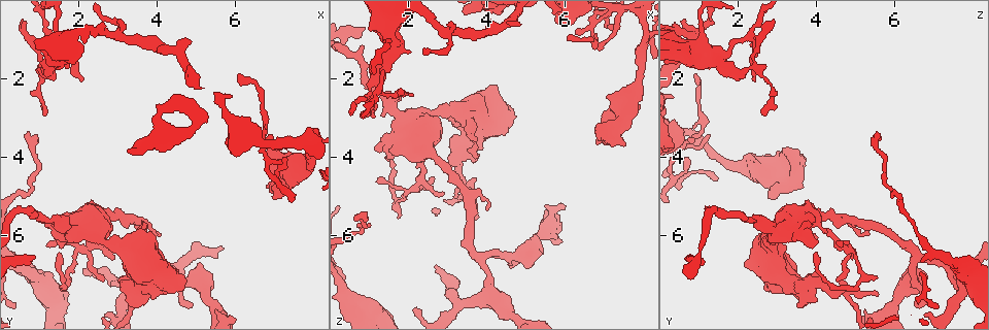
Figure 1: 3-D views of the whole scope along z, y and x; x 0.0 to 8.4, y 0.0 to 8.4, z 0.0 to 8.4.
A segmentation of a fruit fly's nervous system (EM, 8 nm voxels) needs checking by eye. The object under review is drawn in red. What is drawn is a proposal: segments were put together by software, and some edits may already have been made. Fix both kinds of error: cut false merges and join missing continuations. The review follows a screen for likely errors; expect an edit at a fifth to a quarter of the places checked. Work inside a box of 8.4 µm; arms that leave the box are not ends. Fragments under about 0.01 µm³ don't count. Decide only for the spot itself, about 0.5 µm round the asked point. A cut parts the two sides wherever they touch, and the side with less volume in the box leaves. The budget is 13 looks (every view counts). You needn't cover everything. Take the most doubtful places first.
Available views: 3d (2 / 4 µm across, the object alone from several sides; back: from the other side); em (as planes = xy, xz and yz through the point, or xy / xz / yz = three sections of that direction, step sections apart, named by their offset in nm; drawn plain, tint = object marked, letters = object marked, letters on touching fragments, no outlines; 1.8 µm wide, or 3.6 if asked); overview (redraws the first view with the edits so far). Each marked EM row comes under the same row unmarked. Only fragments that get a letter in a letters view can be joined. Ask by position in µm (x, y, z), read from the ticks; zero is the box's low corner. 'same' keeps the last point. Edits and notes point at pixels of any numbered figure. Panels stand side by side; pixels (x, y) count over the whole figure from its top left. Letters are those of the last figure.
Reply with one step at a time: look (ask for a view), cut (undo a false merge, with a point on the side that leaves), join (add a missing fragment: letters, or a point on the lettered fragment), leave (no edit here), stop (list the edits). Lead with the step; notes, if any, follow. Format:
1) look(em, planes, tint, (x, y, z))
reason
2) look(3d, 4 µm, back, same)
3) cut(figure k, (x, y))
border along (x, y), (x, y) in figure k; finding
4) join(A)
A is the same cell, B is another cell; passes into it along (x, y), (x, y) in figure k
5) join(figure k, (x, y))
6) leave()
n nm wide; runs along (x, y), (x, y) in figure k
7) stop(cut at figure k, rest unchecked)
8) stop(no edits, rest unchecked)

look(em, 3.6 µm, xy, step 8, letters, (0.90, 6.55, 0.75))
an open end

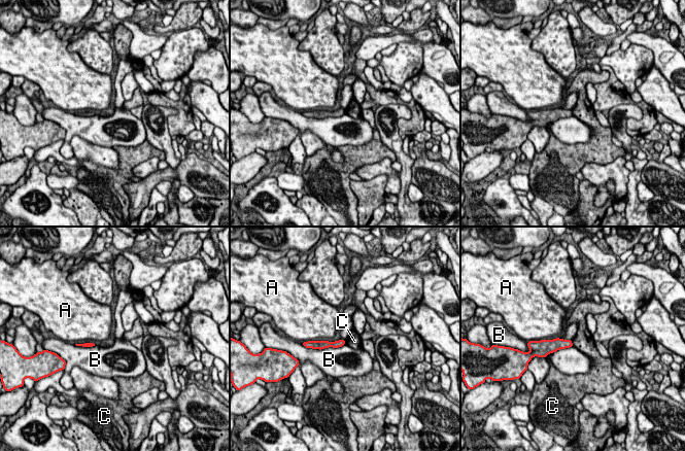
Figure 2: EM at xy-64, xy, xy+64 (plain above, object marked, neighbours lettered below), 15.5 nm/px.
look(em, 3.6 µm, planes, letters, same)
another direction

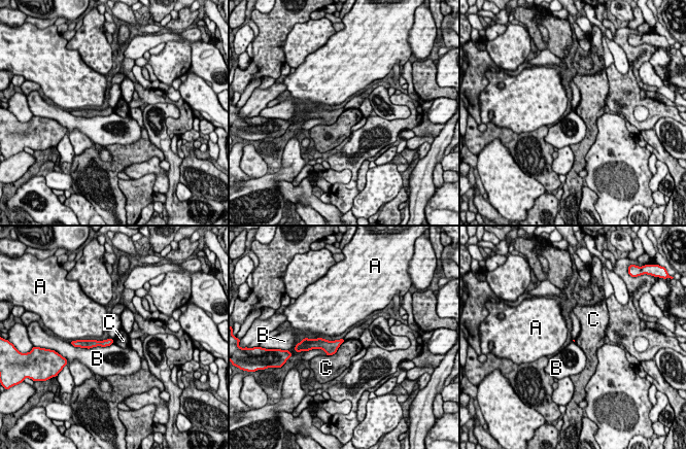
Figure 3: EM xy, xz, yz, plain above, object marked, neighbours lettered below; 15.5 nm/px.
leave()
A, B and C are other cells; runs along (110, 341), (105, 343), (83, 343) in figure 3; no lettered fragment goes on from it

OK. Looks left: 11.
look(em, xz, step 16, tint, (1.35, 1.55, 1.45))
thick turns thin

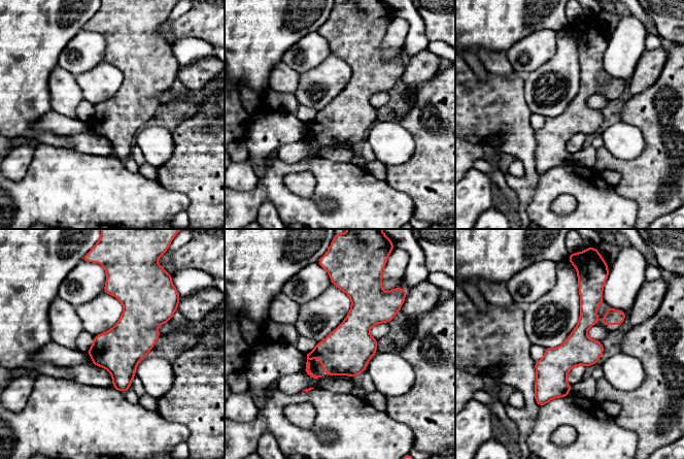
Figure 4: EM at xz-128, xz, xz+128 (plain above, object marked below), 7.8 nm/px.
look(em, xz, step 16, letters, same)
see the neighbours

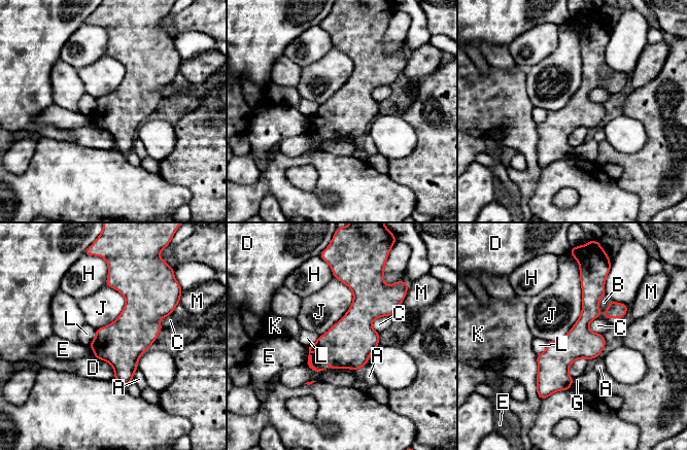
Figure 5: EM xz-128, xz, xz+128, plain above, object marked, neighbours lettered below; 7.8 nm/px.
leave()
A, B, C, D, E, G, H, J, K, L and M are other cells; all the same neuron

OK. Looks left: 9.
look(em, 3.6 µm, planes, letters, (4.90, 7.75, 6.60))
tapers out

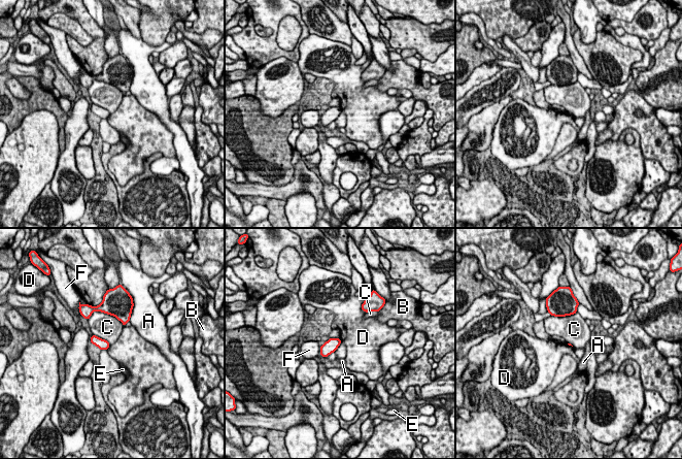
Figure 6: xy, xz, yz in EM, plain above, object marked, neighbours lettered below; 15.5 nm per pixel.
leave()
A, B, C, D, E and F are other cells; border along (96, 310), (114, 316), (124, 325) in figure 6; no lettered fragment goes on from it

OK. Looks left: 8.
look(em, planes, tint, (1.75, 7.10, 5.20))
abrupt turn

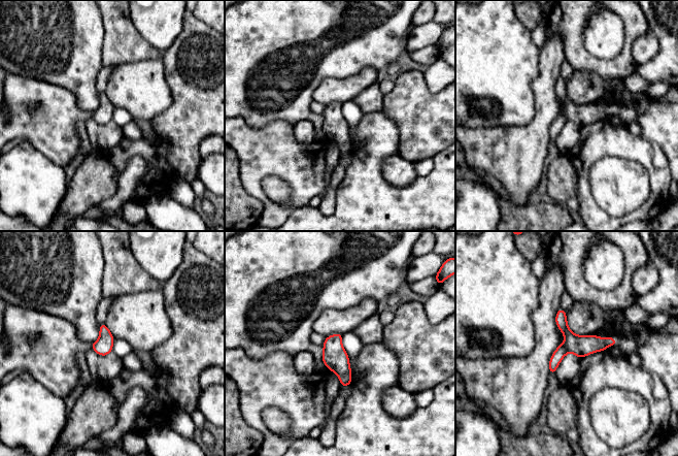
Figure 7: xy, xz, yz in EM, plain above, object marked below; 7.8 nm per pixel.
look(em, planes, letters, same)
see the neighbours

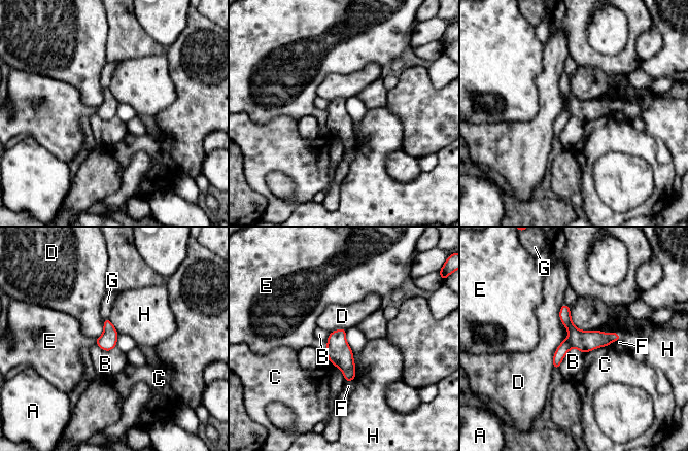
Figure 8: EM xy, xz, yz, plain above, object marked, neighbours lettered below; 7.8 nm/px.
leave()
140 nm wide; A, B, C, D, E, F, G and H are other cells; one neuron here

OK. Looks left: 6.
look(em, yz, step 16, tint, (1.60, 6.00, 3.70))
calibre changes

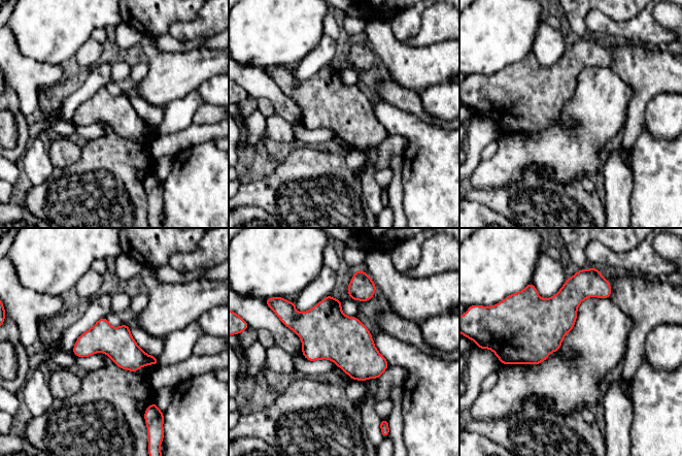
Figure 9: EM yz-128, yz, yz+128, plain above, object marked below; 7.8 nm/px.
look(em, yz, step 16, letters, same)

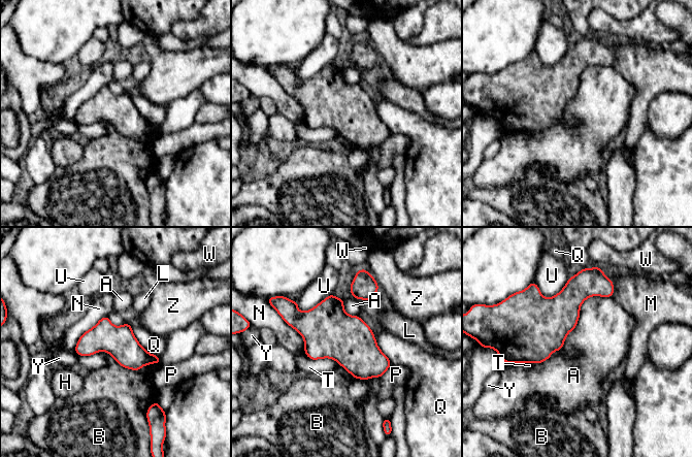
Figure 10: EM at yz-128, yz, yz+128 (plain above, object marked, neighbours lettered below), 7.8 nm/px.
leave()
A touches over 800 nm; A, B, H, L, M, N, P, Q, T, U, W, Y and Z are other cells; border along (612, 296), (589, 296), (536, 364) in figure 10; one neuron here

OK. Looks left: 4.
look(em, planes, letters, (6.05, 1.85, 0.90))
branch stops here

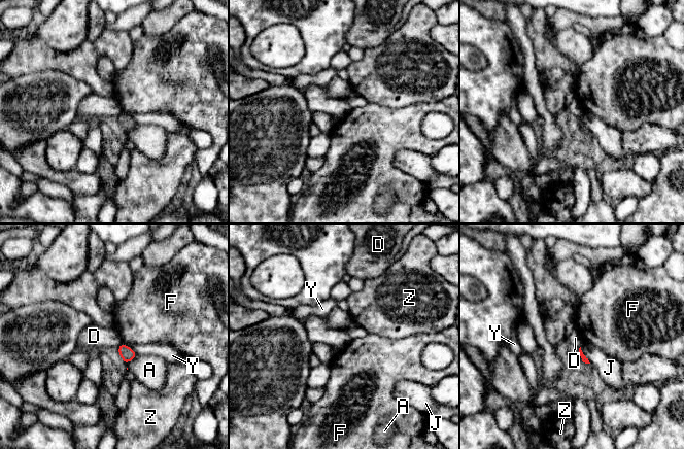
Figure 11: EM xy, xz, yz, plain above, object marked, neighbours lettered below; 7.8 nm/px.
leave()
A, D, F, J, Y and Z are other cells; border along (122, 343), (117, 346) in figure 11; no lettered fragment goes on from it

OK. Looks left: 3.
stop(no edits, rest unchecked)

